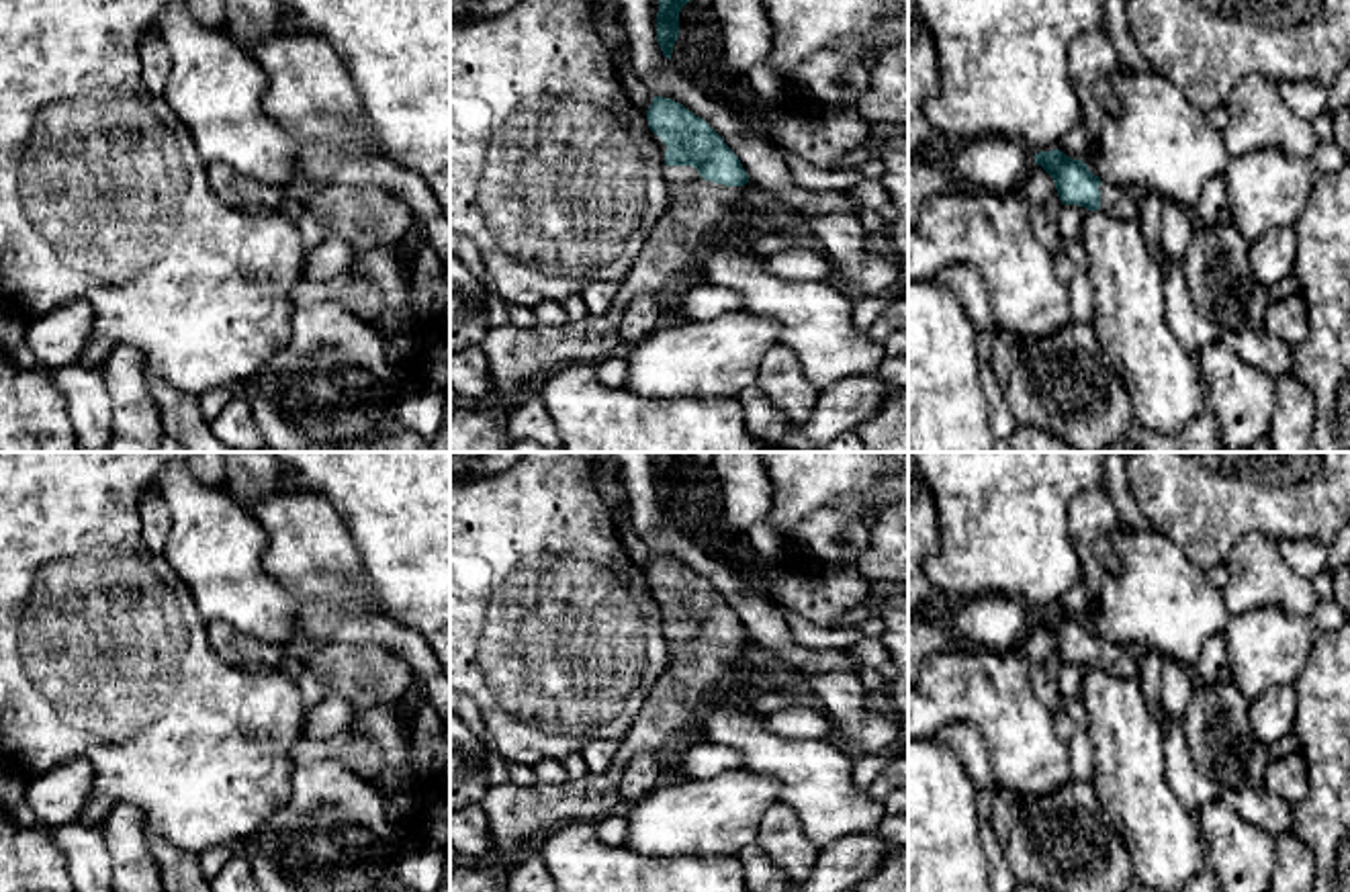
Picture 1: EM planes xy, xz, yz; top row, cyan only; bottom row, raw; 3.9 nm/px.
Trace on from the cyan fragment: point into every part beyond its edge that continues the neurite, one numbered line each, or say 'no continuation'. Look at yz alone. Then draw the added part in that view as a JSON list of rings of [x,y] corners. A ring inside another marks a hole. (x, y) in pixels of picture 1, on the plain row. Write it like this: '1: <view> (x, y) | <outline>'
1: yz (1119, 659) | [[[1100,638],[1100,669],[1129,677],[1129,679],[1139,679],[1139,659],[1141,659],[1141,649],[1133,644],[1121,644],[1121,642],[1111,642]]]

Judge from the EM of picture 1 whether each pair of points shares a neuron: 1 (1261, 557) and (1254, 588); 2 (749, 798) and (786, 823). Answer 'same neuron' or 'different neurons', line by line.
1: same neuron
2: different neurons

